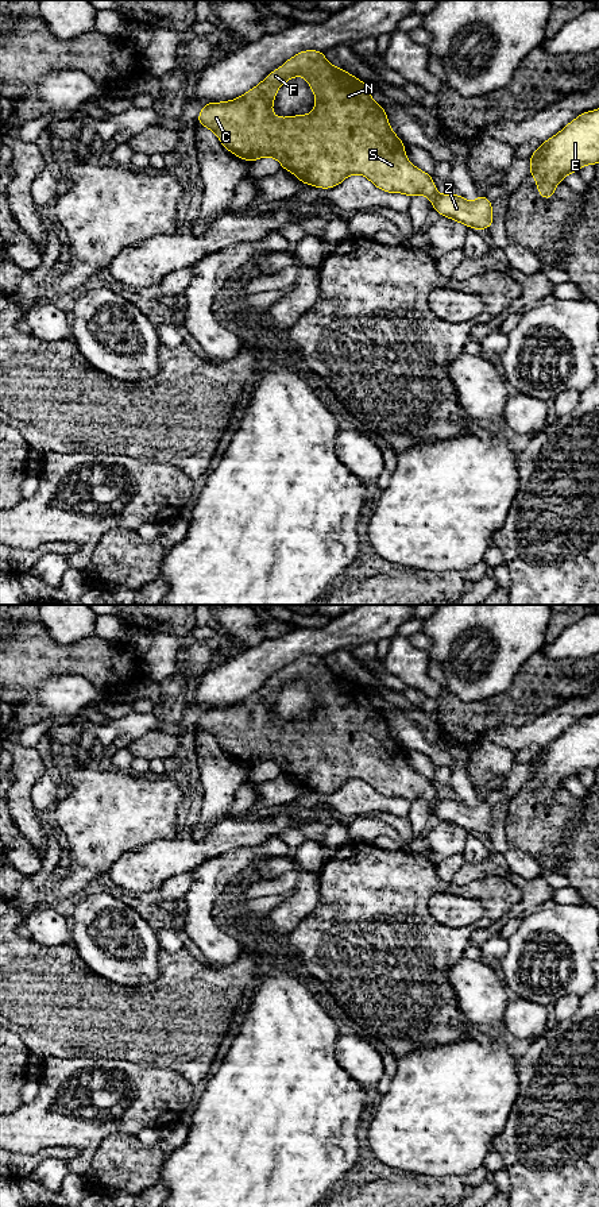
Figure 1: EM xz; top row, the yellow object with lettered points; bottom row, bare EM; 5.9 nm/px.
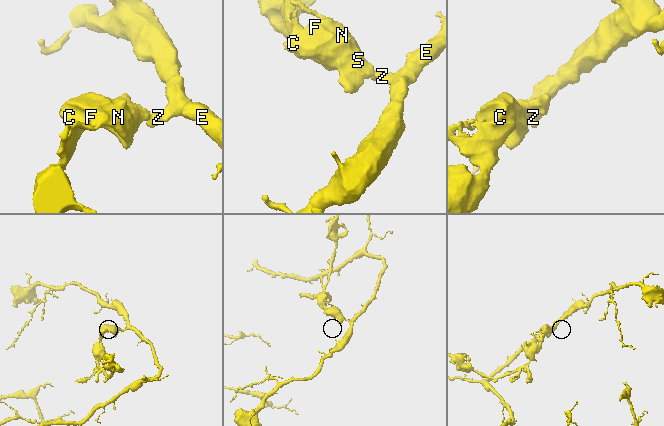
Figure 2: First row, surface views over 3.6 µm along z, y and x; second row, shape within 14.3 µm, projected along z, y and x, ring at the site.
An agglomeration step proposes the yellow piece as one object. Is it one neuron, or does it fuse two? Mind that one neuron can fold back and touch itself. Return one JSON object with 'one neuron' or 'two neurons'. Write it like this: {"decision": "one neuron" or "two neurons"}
{"decision": "two neurons"}

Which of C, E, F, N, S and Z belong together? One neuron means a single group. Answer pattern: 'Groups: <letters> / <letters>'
Groups: C F N S / E Z

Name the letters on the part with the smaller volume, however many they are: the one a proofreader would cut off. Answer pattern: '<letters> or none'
C, F, N, S

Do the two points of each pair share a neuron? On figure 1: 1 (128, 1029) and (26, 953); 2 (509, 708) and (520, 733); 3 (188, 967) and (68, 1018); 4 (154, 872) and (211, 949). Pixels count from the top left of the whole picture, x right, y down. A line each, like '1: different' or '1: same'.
1: same
2: different
3: same
4: different

